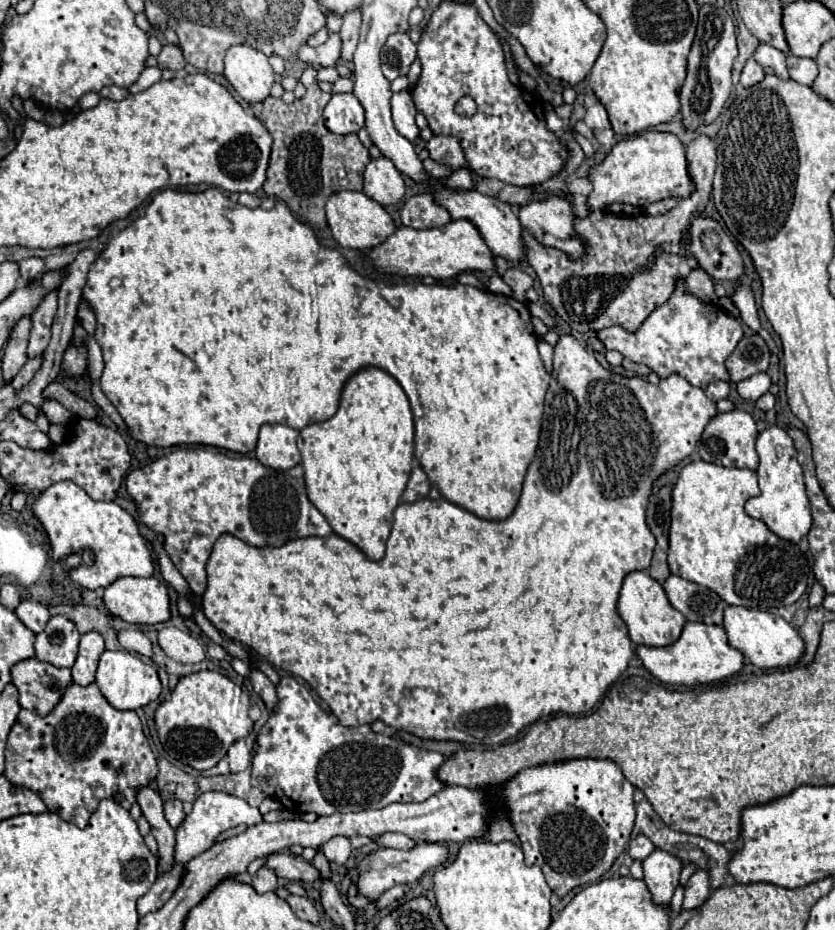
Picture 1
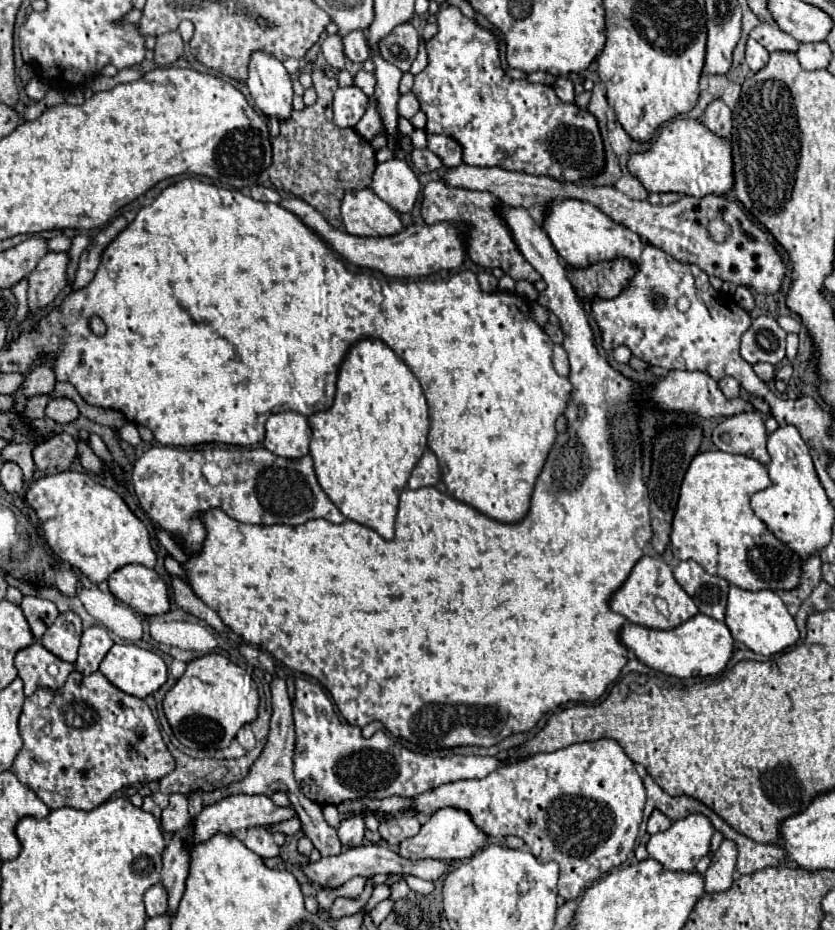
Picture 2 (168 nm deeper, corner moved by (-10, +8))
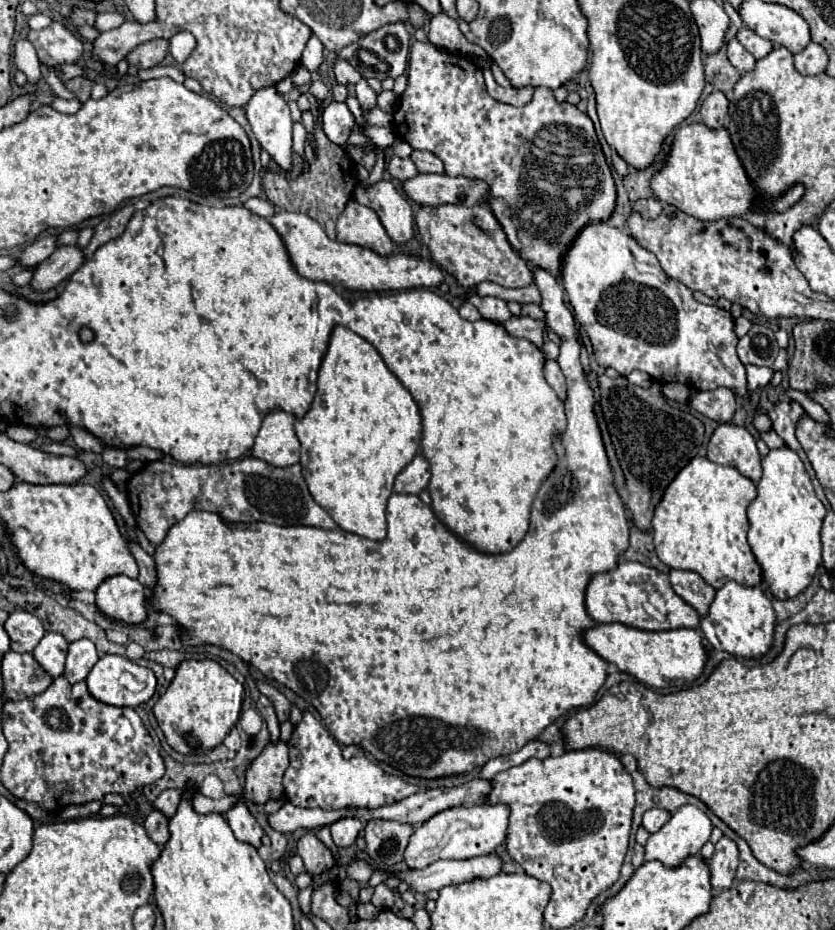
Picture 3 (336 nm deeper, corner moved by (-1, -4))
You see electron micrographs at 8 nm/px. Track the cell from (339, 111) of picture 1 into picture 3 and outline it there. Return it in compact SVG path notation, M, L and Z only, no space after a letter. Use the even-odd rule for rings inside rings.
M329 103L323 111L323 131L325 135L337 143L337 145L345 145L351 129L357 125L353 113L349 111L349 107L345 103Z

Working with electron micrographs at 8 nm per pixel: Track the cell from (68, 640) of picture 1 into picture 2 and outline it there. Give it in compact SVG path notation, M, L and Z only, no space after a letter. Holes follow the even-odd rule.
M68 611L58 615L58 619L46 631L40 643L62 661L74 663L80 647L80 637L82 637L82 621L78 619L78 615Z

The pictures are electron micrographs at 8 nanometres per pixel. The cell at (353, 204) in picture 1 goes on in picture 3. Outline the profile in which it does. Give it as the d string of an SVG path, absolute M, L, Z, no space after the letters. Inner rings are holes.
M349 201L337 219L337 241L373 249L379 255L391 255L393 241L371 207Z

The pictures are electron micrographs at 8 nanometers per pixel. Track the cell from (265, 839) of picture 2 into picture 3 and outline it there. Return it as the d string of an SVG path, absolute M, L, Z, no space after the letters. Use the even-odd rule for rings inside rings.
M237 803L235 807L231 807L227 811L227 823L233 831L233 835L237 839L241 839L241 843L249 843L255 849L261 847L261 837L263 837L263 829L257 823L257 819L249 813L245 803Z

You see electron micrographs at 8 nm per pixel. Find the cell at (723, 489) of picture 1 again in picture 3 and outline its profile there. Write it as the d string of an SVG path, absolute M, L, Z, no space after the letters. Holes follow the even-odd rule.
M707 457L691 459L667 487L653 515L653 539L659 559L671 569L699 573L705 583L721 589L725 581L759 587L763 571L747 543L747 507L757 497L751 479L735 467L723 467Z

